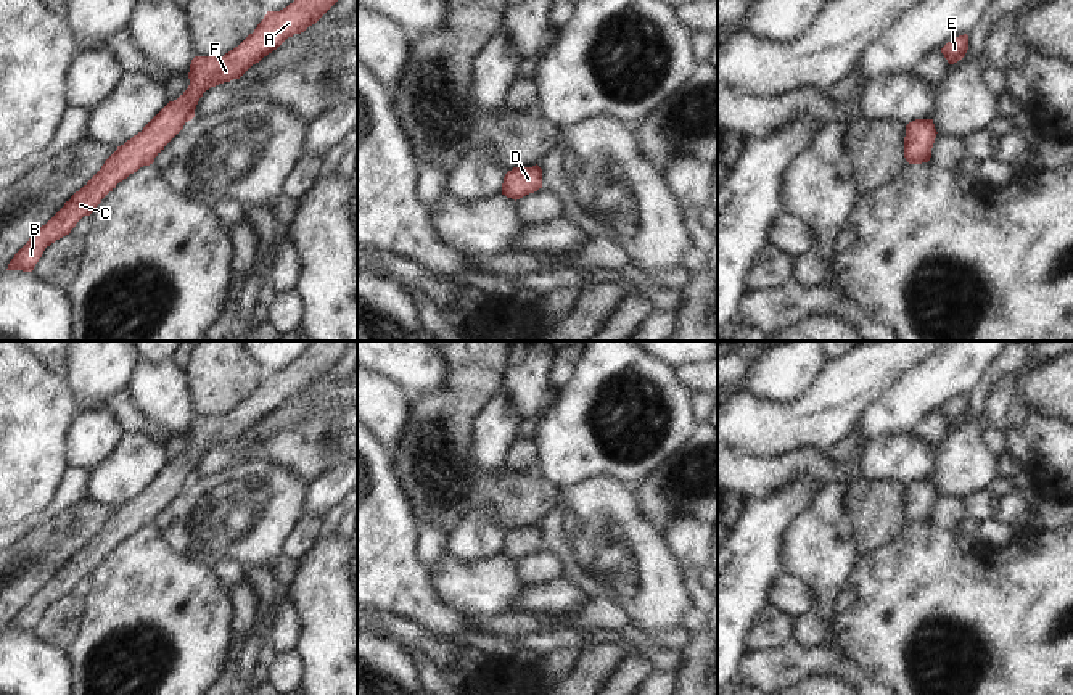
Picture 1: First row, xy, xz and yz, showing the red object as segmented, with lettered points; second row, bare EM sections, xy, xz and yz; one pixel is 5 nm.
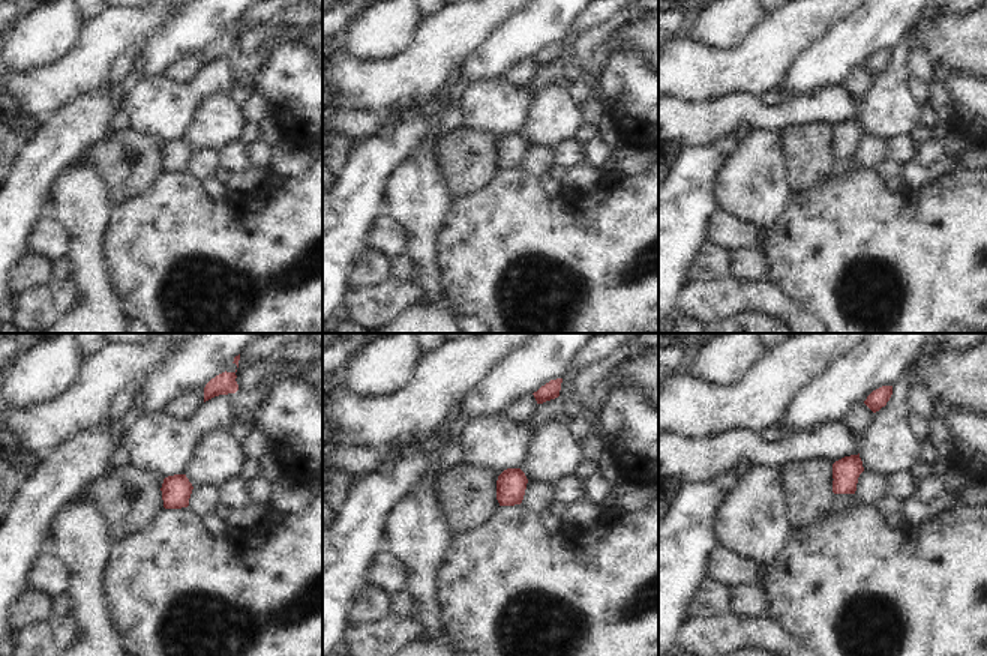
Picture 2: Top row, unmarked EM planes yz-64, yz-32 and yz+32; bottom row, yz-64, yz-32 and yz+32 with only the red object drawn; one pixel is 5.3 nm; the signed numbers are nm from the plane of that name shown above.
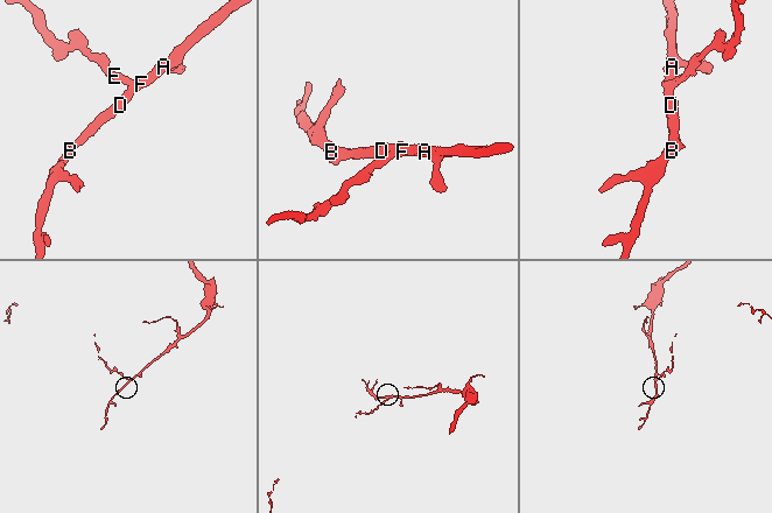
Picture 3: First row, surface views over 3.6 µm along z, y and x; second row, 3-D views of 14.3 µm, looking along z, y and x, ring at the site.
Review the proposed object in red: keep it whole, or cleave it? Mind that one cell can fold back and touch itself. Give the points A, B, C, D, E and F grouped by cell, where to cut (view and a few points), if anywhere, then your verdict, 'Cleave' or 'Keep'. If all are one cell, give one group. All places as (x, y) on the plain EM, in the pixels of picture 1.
Groups: A B C D E F. No split. Keep

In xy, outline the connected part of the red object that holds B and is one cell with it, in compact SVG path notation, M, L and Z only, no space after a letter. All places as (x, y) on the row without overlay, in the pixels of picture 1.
M310 341L286 368L267 372L254 393L224 417L195 417L190 425L188 449L169 462L142 492L117 507L101 529L14 615L6 631L32 632L47 607L69 595L119 542L154 523L164 507L195 478L196 465L206 450L240 439L288 397L315 385L349 344L351 341Z

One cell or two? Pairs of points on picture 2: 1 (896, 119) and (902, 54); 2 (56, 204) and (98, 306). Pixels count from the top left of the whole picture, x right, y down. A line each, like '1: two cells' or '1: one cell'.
1: one cell
2: one cell

